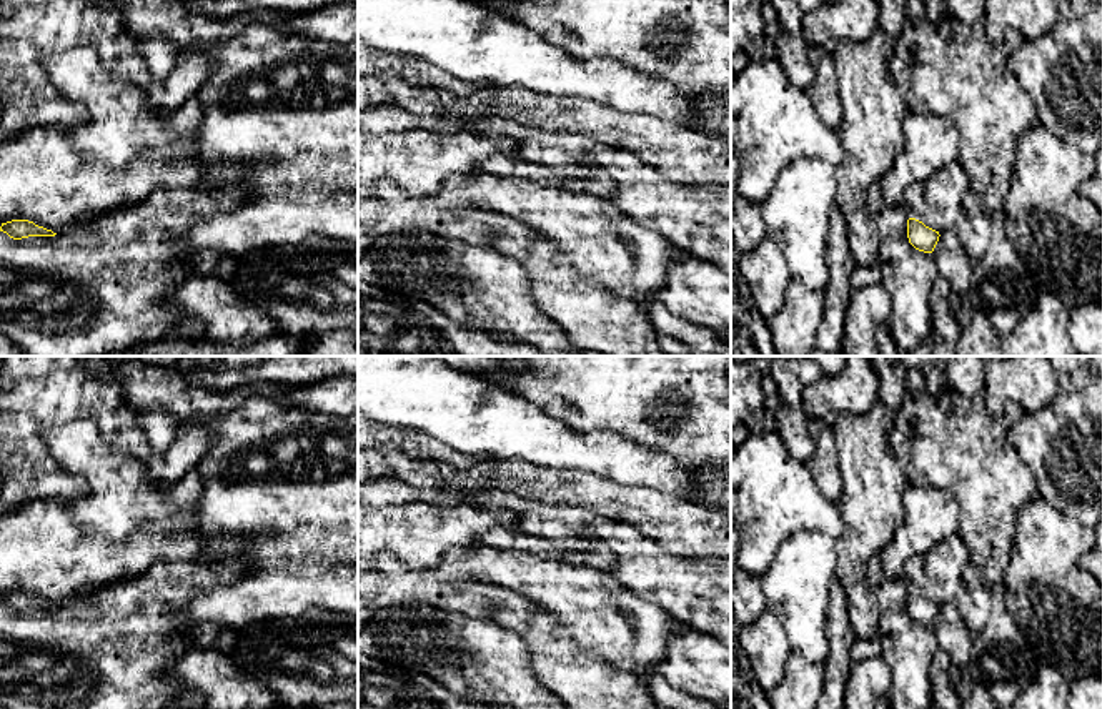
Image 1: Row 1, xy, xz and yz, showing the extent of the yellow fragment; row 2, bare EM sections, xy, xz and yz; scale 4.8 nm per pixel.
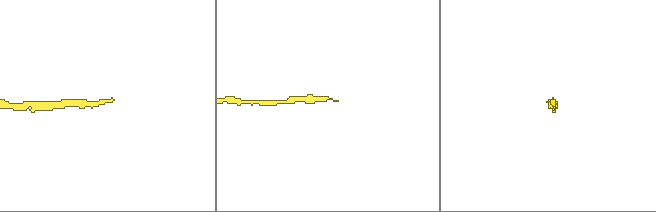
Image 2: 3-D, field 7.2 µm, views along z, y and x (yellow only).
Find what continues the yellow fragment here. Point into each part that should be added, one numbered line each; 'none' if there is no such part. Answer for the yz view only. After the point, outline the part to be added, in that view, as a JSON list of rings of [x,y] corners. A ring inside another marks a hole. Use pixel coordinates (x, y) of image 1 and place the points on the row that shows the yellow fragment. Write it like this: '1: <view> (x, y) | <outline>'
1: yz (913, 200) | [[[912,183],[906,188],[904,196],[902,196],[902,206],[907,211],[907,218],[916,218],[922,221],[922,211],[926,206],[926,188],[922,183]]]

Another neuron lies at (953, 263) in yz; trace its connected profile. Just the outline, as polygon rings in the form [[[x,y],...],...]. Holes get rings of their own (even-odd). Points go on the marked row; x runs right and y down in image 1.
[[[952,231],[941,233],[931,255],[937,266],[939,276],[949,281],[949,306],[959,326],[964,330],[972,321],[975,311],[969,300],[974,266],[962,248],[959,236]]]

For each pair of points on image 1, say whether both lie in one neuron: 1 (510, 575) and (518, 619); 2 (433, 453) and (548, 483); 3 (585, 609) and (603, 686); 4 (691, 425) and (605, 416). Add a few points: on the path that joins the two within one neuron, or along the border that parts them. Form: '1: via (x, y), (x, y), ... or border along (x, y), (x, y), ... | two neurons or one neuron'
1: border along (515, 591), (530, 603) | two neurons
2: border along (430, 460), (468, 466) | two neurons
3: border along (568, 631), (603, 663), (633, 673) | two neurons
4: via (673, 413), (626, 413) | one neuron

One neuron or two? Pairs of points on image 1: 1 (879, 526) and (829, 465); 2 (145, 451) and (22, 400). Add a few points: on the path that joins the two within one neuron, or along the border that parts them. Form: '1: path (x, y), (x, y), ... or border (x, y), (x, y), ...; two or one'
1: border (836, 441), (841, 478), (839, 503); two
2: path (115, 423), (92, 400), (52, 400); one

